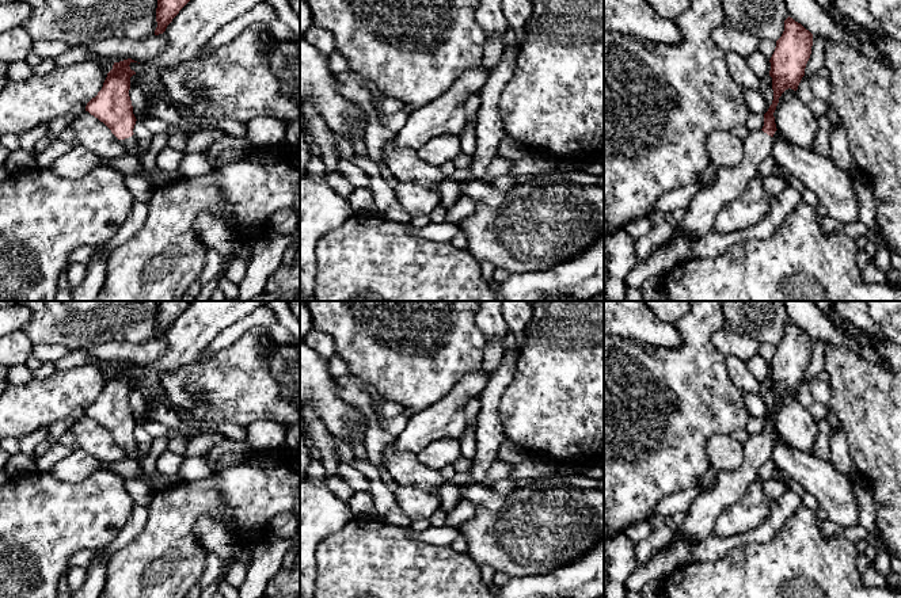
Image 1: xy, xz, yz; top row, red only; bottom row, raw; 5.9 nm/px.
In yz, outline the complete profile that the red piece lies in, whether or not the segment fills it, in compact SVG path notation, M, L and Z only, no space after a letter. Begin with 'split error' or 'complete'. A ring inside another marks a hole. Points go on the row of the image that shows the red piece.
split error | M788 16L769 60L773 100L764 114L763 129L749 132L742 140L744 159L738 165L718 168L711 183L693 195L684 217L677 220L672 236L691 233L700 240L715 229L719 210L742 197L749 183L756 178L760 163L772 156L772 137L778 130L773 113L786 89L798 89L805 76L811 46L813 34Z

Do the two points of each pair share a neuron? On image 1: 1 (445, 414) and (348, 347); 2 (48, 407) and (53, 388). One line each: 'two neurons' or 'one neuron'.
1: two neurons
2: one neuron

